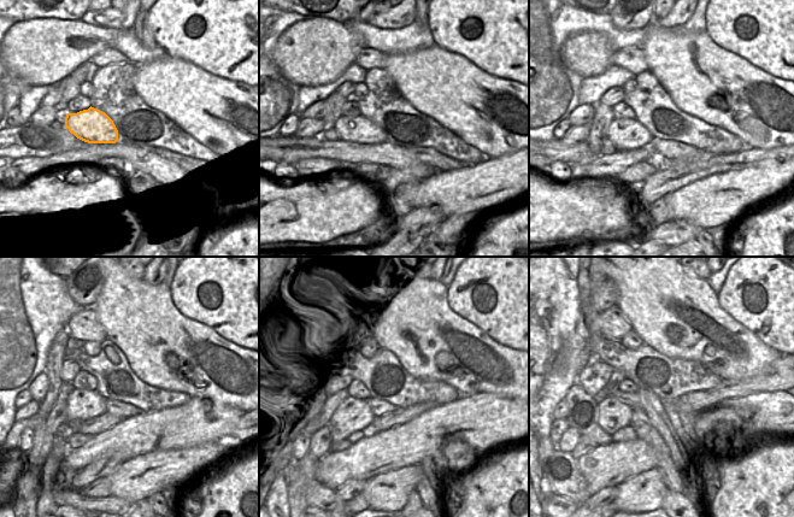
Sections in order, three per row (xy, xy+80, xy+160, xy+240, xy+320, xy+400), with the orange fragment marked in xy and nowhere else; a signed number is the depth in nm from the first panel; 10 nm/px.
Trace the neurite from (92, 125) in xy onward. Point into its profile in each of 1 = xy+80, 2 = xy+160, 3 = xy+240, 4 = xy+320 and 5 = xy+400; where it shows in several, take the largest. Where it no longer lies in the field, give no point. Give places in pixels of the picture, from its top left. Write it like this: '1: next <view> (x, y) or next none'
1: next xy+80 (358, 129)
2: next xy+160 (624, 133)
3: next xy+240 (82, 404)
4: next xy+320 (347, 413)
5: next xy+400 (612, 415)

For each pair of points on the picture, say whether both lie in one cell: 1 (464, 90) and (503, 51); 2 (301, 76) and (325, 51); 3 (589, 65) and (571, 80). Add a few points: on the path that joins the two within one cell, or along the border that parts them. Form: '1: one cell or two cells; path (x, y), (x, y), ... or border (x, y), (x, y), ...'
1: two cells; border (460, 54), (484, 71), (510, 81)
2: one cell; path (306, 70), (319, 57)
3: two cells; border (562, 51), (564, 62), (582, 78)

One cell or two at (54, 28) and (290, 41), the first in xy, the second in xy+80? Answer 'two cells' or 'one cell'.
one cell

